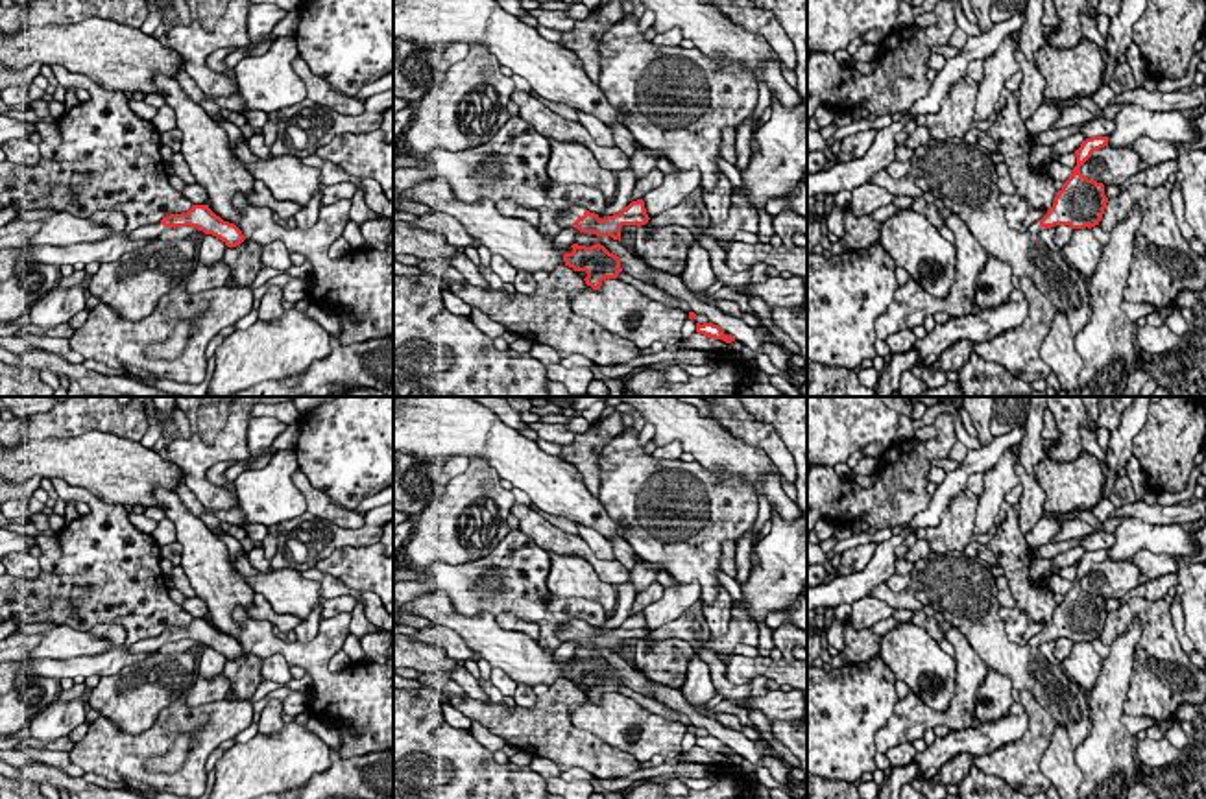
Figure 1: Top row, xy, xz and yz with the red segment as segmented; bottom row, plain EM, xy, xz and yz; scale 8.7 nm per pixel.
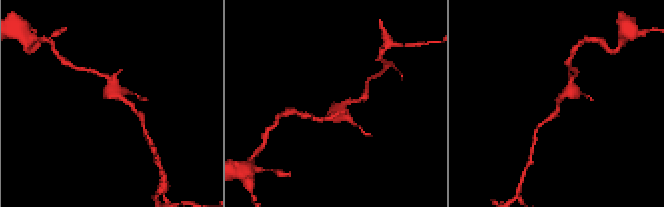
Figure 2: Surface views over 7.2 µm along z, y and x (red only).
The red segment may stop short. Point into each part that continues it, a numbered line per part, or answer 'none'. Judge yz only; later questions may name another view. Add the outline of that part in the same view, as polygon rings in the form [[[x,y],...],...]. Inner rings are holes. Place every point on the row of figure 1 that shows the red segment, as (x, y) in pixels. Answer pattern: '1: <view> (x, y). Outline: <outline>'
none

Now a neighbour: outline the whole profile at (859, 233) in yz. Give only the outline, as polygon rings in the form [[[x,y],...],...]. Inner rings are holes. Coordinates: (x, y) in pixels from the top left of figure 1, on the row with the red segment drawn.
[[[850,209],[844,210],[844,236],[850,249],[866,249],[879,242],[881,221],[870,214],[857,218]]]

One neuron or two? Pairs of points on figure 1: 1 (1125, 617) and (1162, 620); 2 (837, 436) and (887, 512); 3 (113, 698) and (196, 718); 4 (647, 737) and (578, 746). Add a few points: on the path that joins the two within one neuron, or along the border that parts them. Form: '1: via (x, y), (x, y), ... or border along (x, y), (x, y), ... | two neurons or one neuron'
1: via (1134, 611), (1153, 615) | one neuron
2: border along (826, 465), (833, 467) | two neurons
3: border along (183, 696), (168, 703), (146, 729), (124, 733) | two neurons
4: border along (569, 716), (575, 726), (632, 753), (641, 763) | two neurons

